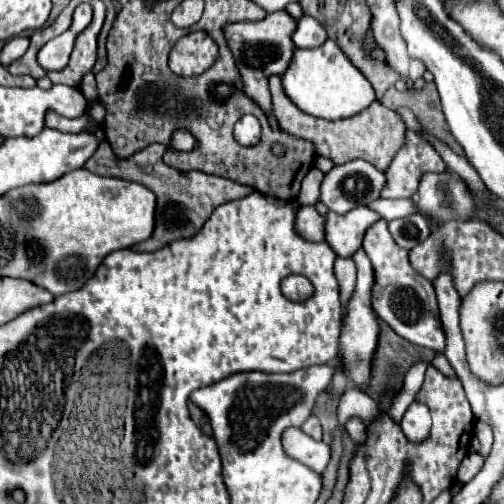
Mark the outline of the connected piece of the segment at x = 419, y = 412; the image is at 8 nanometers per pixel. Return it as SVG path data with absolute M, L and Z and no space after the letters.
M415 401L409 405L409 409L405 411L405 418L403 418L402 431L407 435L407 439L411 443L421 443L429 437L431 433L431 415L427 405Z

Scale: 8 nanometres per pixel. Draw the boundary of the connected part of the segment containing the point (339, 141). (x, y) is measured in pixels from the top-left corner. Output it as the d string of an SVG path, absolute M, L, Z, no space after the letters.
M271 75L269 89L271 89L271 103L273 103L271 109L273 109L273 115L279 123L279 127L295 137L313 141L317 155L333 159L335 165L351 161L351 159L365 159L365 161L373 163L375 167L379 167L381 171L385 171L389 167L395 151L399 151L399 147L403 145L403 135L407 129L403 119L399 117L399 113L395 113L393 109L385 107L379 101L373 101L367 109L363 109L361 113L357 113L353 117L325 121L325 119L307 115L291 101L283 91L283 83L281 83L279 75Z

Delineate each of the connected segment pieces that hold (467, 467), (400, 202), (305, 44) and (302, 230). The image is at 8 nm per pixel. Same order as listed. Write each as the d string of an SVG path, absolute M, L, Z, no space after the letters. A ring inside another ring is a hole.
M470 452L465 455L457 471L457 480L465 484L469 482L483 467L483 457L477 455L477 452Z
M379 199L379 203L371 203L371 209L377 211L385 221L393 221L393 219L419 213L411 199Z
M305 15L297 23L293 41L299 49L313 49L313 47L321 47L327 41L327 33L325 33L325 27L315 17Z
M299 207L297 211L297 233L309 241L325 239L325 217L315 207Z

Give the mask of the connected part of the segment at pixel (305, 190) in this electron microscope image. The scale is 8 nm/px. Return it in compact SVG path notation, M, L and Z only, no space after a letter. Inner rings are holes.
M311 169L301 185L301 193L297 197L299 205L315 205L319 201L319 187L323 181L323 171L319 169Z

